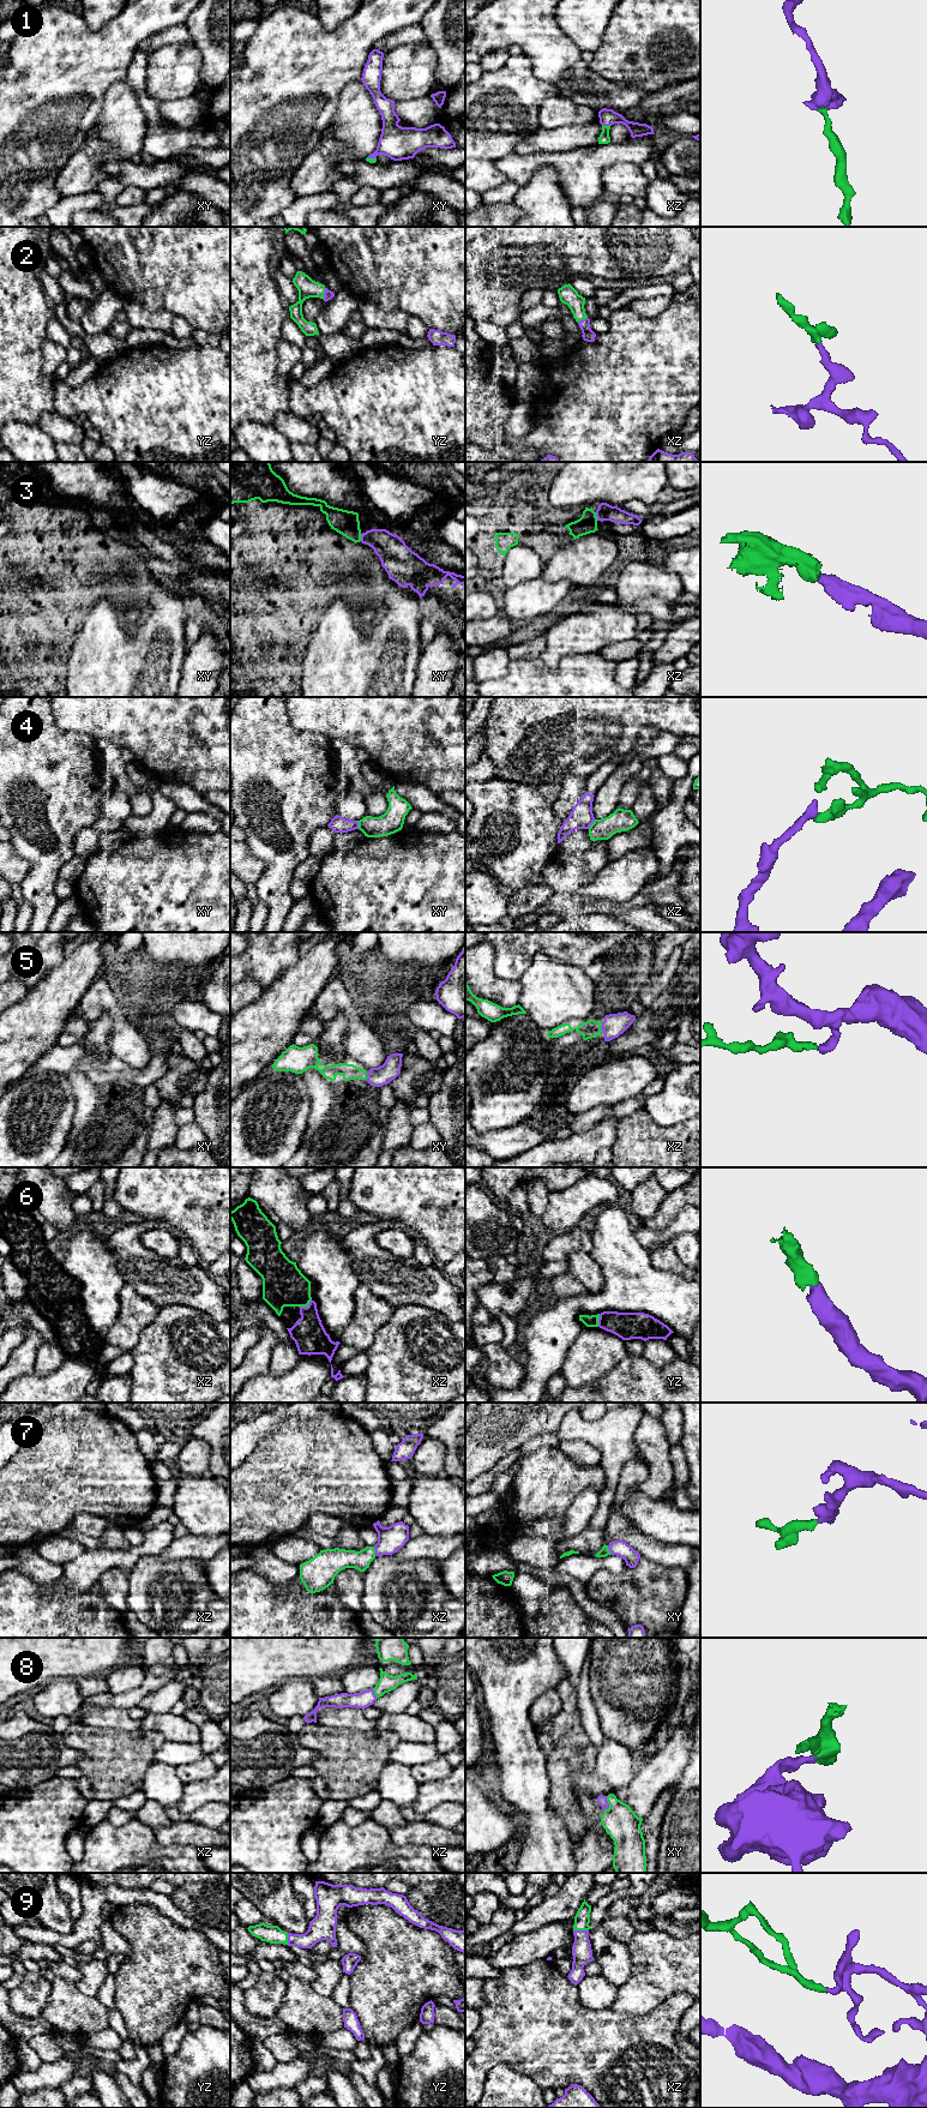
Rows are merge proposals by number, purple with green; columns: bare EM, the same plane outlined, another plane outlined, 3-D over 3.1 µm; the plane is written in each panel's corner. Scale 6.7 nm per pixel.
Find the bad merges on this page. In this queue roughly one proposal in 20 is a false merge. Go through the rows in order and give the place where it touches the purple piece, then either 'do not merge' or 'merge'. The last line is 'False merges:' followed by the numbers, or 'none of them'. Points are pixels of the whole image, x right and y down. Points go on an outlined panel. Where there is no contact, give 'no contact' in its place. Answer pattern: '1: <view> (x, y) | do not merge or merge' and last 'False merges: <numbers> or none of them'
1: xz (606, 125) | merge
2: yz (324, 294) | merge
3: xz (596, 516) | merge
4: xz (591, 823) | do not merge
5: xz (601, 1027) | merge
6: xz (305, 1307) | merge
7: xz (375, 1551) | merge
8: xy (608, 1805) | merge
9: xz (581, 1931) | merge
False merges: 4

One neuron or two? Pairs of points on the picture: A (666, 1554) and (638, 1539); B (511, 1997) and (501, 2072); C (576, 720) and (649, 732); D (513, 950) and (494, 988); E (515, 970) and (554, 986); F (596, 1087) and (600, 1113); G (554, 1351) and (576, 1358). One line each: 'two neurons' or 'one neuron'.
A: one neuron
B: two neurons
C: two neurons
D: two neurons
E: two neurons
F: two neurons
G: two neurons

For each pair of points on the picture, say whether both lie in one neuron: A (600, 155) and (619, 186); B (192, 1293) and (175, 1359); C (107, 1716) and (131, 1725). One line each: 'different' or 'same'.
A: different
B: different
C: same

